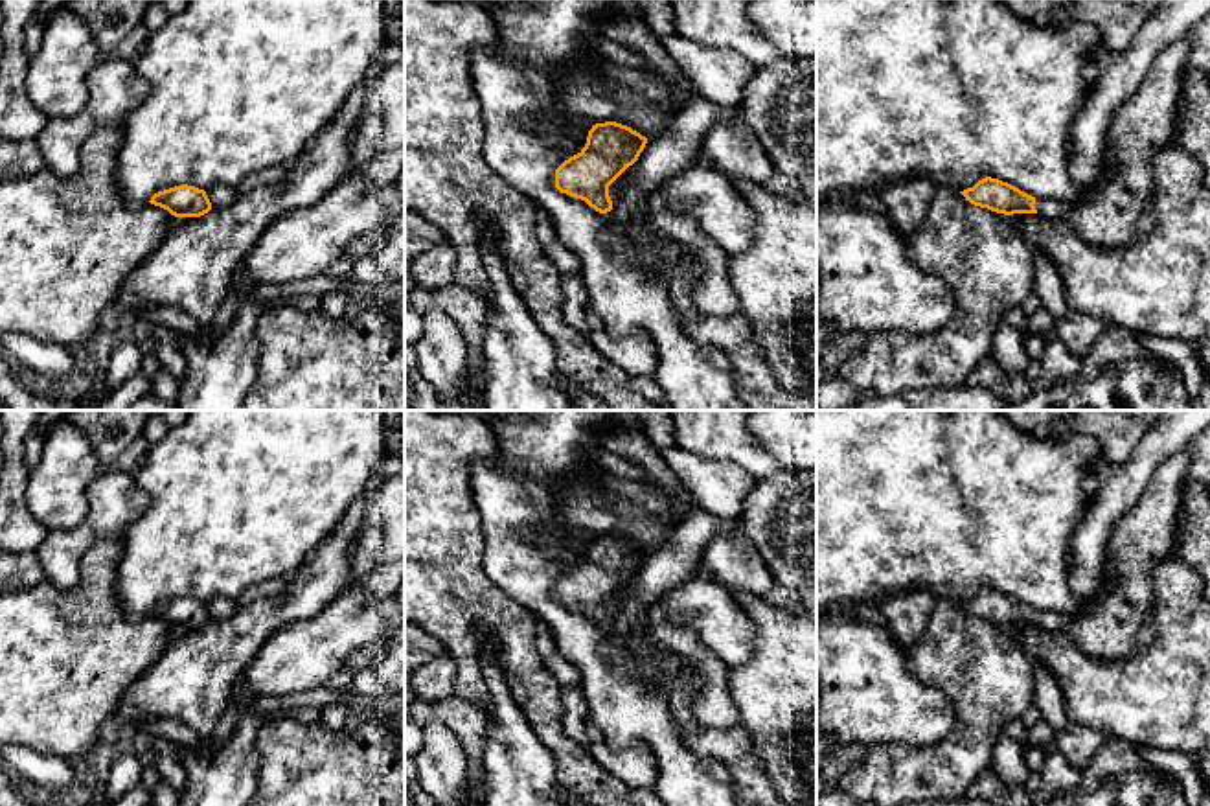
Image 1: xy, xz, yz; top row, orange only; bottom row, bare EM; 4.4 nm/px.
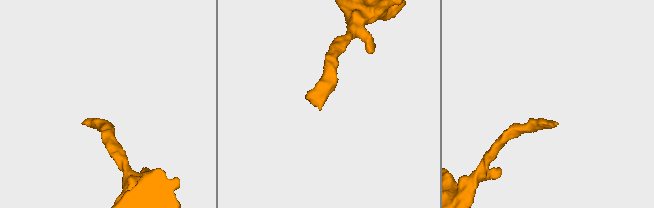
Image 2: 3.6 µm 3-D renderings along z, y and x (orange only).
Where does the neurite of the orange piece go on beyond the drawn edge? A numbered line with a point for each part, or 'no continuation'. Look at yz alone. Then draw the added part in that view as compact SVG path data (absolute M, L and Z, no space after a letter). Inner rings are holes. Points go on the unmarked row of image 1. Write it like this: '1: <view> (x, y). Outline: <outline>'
1: yz (1050, 621). Outline: M1035 611L1035 622L1037 628L1050 631L1050 633L1061 633L1067 624L1070 624L1072 616L1067 616L1057 611Z

